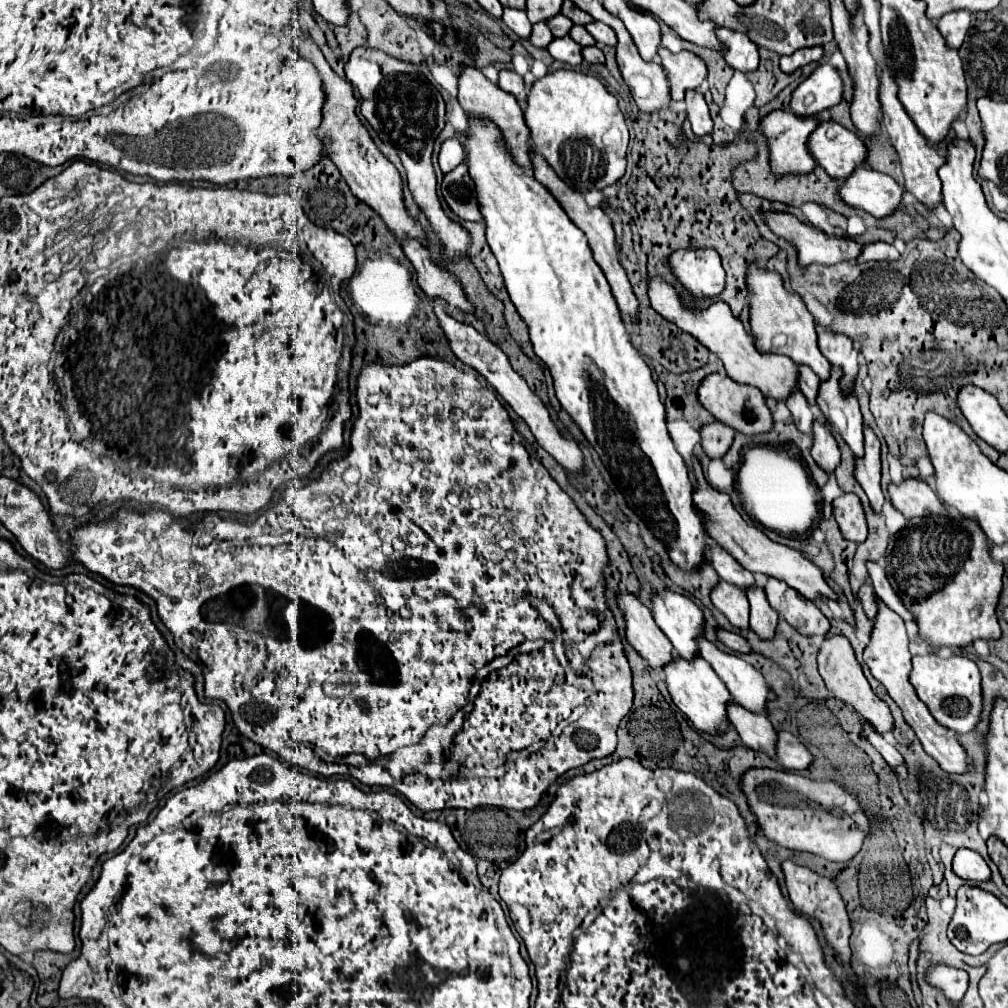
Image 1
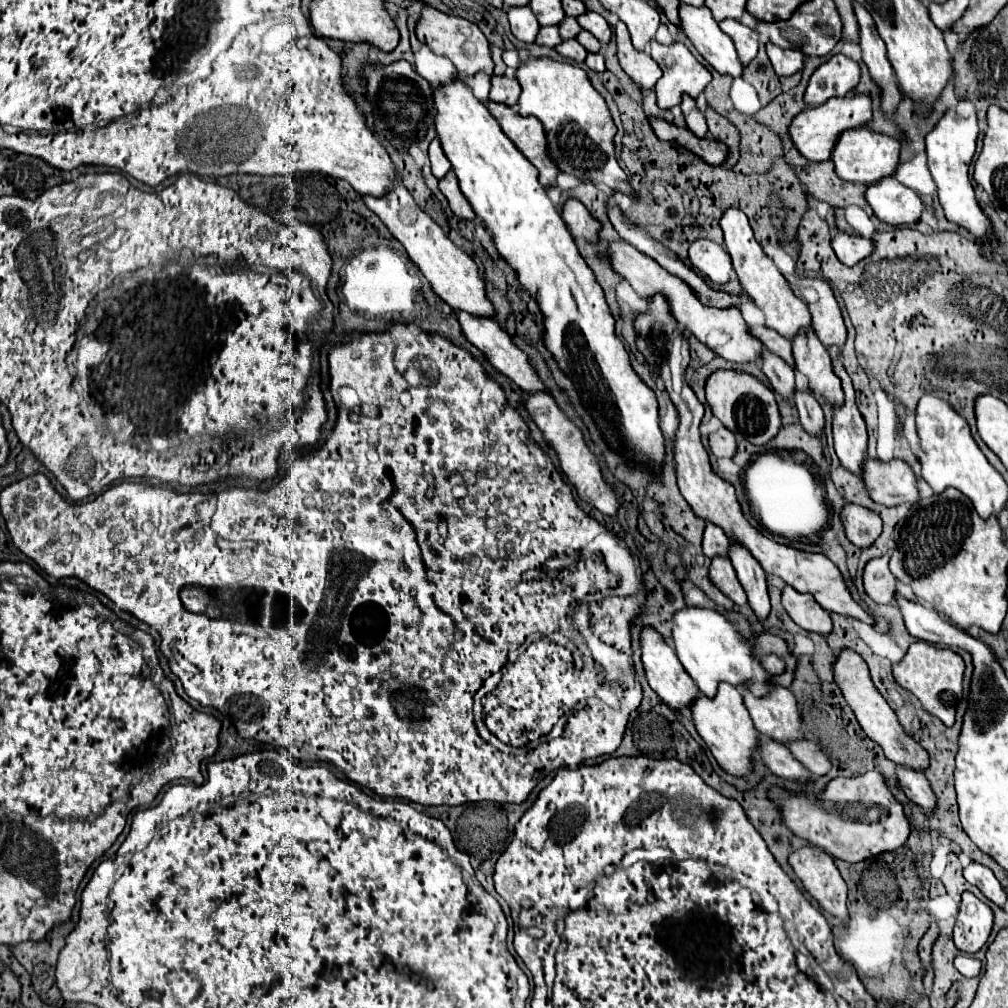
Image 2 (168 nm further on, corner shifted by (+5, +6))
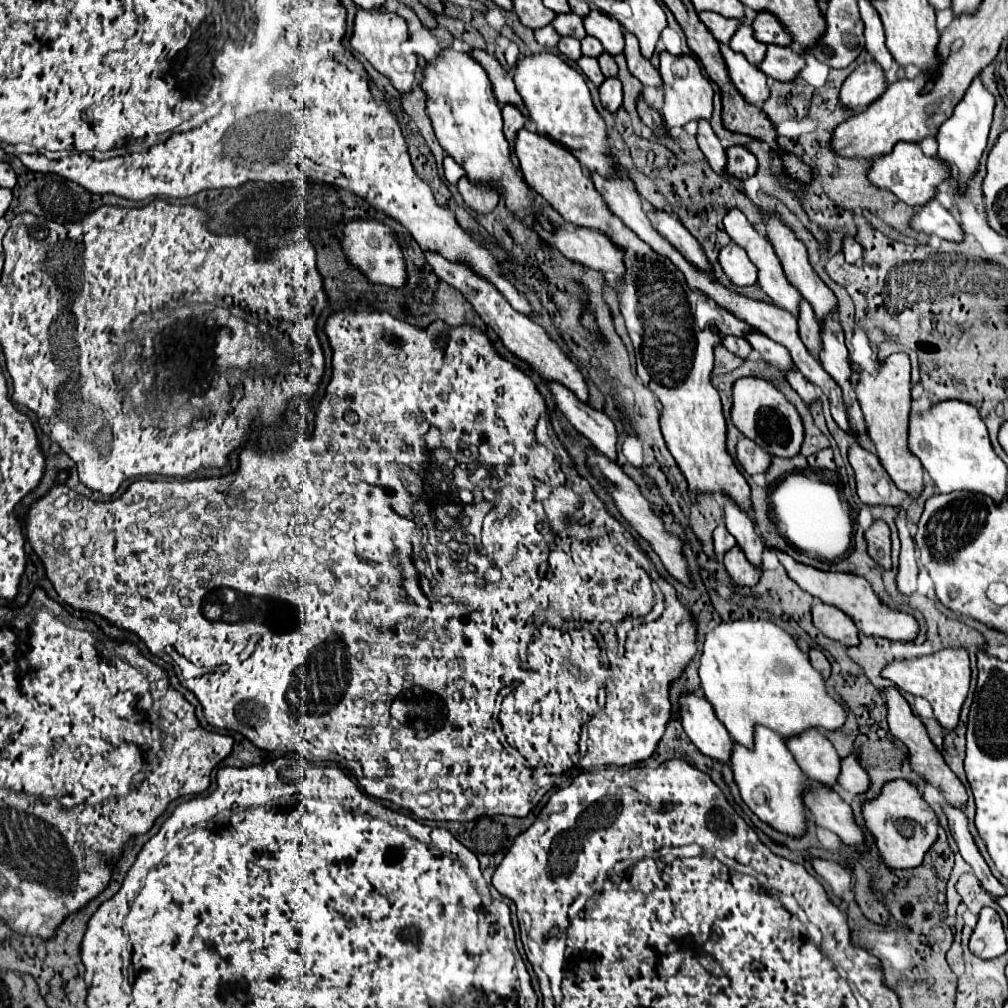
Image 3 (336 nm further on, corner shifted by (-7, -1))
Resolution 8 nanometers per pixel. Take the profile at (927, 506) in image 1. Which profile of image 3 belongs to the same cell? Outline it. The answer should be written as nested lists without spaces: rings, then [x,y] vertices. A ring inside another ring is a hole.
[[[853,443],[849,447],[849,463],[857,479],[857,495],[865,505],[889,505],[901,507],[907,499],[905,491],[899,491],[885,467],[881,467],[879,457],[865,451],[861,445]]]

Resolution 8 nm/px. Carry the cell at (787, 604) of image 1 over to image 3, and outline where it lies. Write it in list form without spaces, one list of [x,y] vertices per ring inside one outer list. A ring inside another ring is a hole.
[[[815,601],[811,607],[811,619],[813,619],[813,625],[829,639],[841,641],[843,645],[859,643],[859,629],[841,609]]]

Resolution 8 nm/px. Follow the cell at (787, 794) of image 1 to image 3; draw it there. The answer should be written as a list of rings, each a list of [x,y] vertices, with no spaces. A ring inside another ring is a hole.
[[[887,781],[875,799],[863,801],[861,811],[865,819],[865,829],[873,835],[879,857],[883,865],[889,869],[909,869],[921,865],[923,855],[937,839],[939,819],[935,811],[925,803],[925,799],[919,795],[917,787],[909,781]]]

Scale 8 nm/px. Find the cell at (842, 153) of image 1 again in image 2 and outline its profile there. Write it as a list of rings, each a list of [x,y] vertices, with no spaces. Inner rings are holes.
[[[857,128],[851,132],[843,132],[843,136],[839,136],[831,160],[835,162],[835,172],[839,178],[869,186],[895,174],[899,166],[899,152],[901,152],[901,142],[897,138],[885,136],[867,128]]]

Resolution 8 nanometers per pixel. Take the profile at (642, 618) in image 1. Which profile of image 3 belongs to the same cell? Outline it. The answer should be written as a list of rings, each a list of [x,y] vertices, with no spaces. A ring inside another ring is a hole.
[[[685,691],[679,695],[679,705],[683,729],[697,749],[717,761],[729,761],[733,739],[723,723],[719,723],[711,703],[701,693]]]

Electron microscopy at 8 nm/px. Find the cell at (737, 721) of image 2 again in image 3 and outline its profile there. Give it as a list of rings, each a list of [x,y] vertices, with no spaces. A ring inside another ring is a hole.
[[[755,727],[753,747],[743,747],[741,743],[733,741],[731,769],[743,801],[759,819],[789,835],[805,833],[805,813],[801,793],[803,789],[809,787],[809,779],[799,769],[793,755],[787,751],[781,735],[775,735],[775,731],[771,731],[769,727]]]

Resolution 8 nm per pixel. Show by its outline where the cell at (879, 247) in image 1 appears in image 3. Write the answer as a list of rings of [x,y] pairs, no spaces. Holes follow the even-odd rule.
[[[843,237],[843,253],[847,263],[857,263],[863,257],[863,247],[853,237]]]

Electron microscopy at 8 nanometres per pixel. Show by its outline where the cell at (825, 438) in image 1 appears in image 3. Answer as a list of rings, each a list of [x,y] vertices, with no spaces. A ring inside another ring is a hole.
[[[795,369],[795,371],[789,371],[787,375],[787,381],[791,383],[791,387],[799,393],[799,397],[805,401],[805,405],[811,405],[815,399],[817,399],[817,393],[815,393],[815,387]]]

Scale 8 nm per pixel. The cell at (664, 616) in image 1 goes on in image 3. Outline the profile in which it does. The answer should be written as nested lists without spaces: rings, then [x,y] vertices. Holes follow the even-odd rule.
[[[737,619],[719,623],[705,635],[699,657],[699,679],[707,701],[731,737],[751,747],[753,725],[761,723],[781,737],[797,735],[809,727],[837,729],[845,723],[845,709],[825,691],[823,677],[811,667],[793,637],[771,621]]]

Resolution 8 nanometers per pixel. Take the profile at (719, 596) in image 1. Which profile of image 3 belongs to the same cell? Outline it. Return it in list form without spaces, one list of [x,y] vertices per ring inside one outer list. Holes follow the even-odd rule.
[[[733,547],[731,551],[725,553],[725,569],[727,573],[731,575],[733,583],[735,585],[741,585],[741,587],[755,587],[759,583],[759,577],[761,577],[761,569],[753,567],[743,551],[739,547]]]

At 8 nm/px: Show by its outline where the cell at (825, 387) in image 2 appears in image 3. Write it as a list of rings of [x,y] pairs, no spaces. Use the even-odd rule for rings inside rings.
[[[801,301],[801,313],[799,313],[799,337],[805,343],[805,347],[811,351],[811,355],[819,357],[821,343],[819,343],[819,321],[807,301]]]

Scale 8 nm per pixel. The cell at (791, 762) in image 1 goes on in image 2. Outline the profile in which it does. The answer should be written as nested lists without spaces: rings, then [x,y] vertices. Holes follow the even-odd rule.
[[[799,740],[799,744],[791,744],[789,750],[815,776],[825,776],[831,770],[829,758],[821,752],[821,748],[813,740]]]

